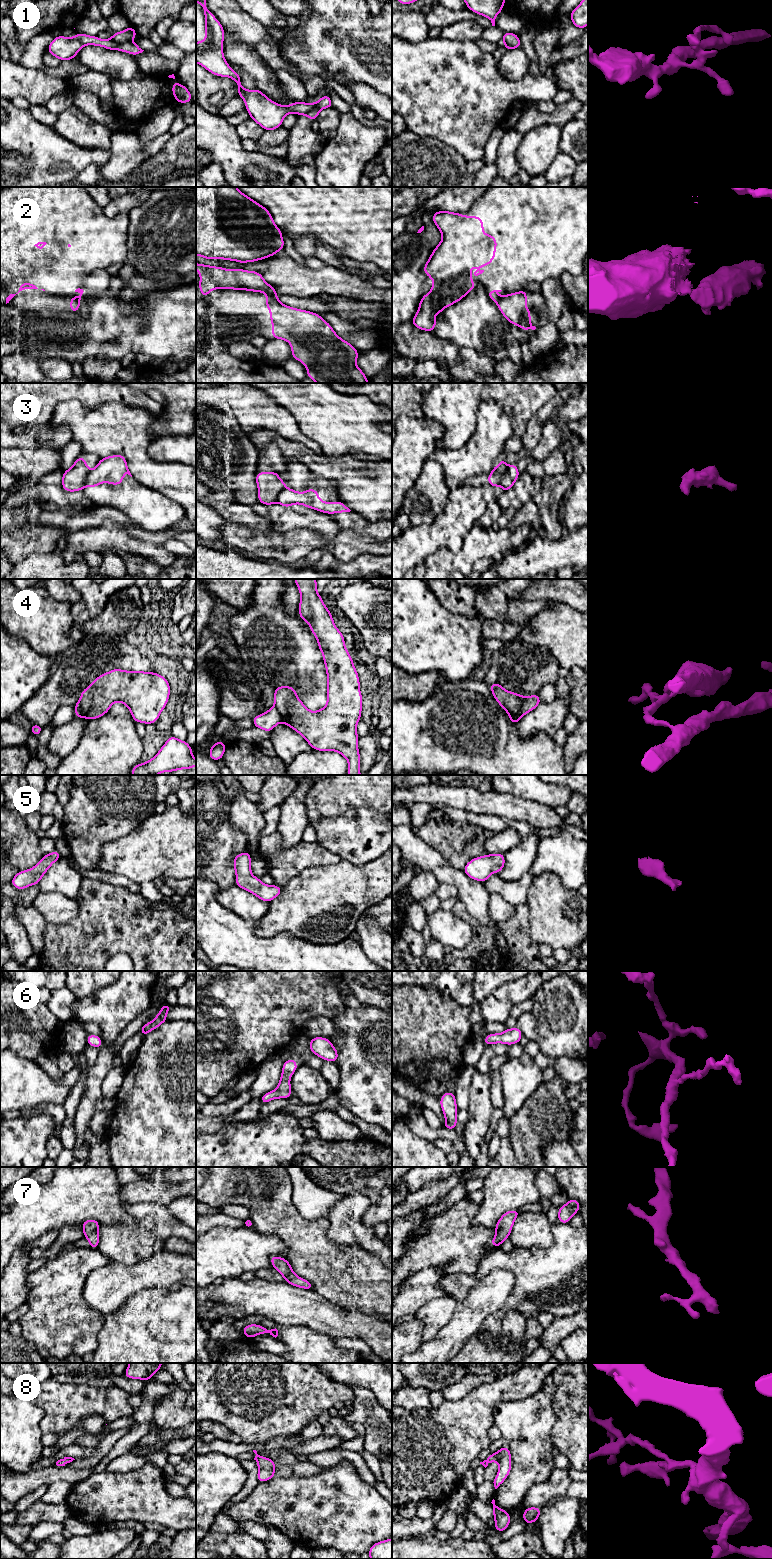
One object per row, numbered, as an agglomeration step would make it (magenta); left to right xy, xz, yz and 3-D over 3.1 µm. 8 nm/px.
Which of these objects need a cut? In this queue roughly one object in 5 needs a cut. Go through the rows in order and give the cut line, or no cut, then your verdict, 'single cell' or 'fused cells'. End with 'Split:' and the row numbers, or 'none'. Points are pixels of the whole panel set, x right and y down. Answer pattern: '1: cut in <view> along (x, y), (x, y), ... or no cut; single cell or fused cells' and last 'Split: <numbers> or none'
1: cut in xy along (111, 38), (116, 43), (128, 42); fused cells
2: cut in xz along (266, 293), (276, 295); fused cells
3: cut in yz along (509, 466), (498, 485); fused cells
4: cut in yz along (527, 697), (520, 710), (509, 716); fused cells
5: no cut; single cell
6: no cut; single cell
7: no cut; single cell
8: no cut; single cell
Split: 1, 2, 3, 4

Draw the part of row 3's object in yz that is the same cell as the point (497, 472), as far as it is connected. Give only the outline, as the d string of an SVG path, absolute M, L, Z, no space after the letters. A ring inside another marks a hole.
M500 458L500 464L495 466L487 477L490 486L499 486L502 476L508 471L509 466L505 463L505 458Z

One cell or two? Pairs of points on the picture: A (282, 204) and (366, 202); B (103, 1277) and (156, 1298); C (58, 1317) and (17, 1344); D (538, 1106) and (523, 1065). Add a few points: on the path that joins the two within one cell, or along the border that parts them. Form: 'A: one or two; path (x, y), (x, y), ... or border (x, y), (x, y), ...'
A: one; path (303, 204), (335, 205), (338, 202), (345, 202)
B: two; border (157, 1286), (135, 1293), (122, 1307)
C: two; border (22, 1336), (38, 1352)
D: two; border (543, 1081), (518, 1110)

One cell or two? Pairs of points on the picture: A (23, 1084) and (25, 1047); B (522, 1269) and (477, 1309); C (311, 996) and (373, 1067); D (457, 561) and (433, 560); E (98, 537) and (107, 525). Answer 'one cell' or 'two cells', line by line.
A: two cells
B: two cells
C: two cells
D: one cell
E: one cell

